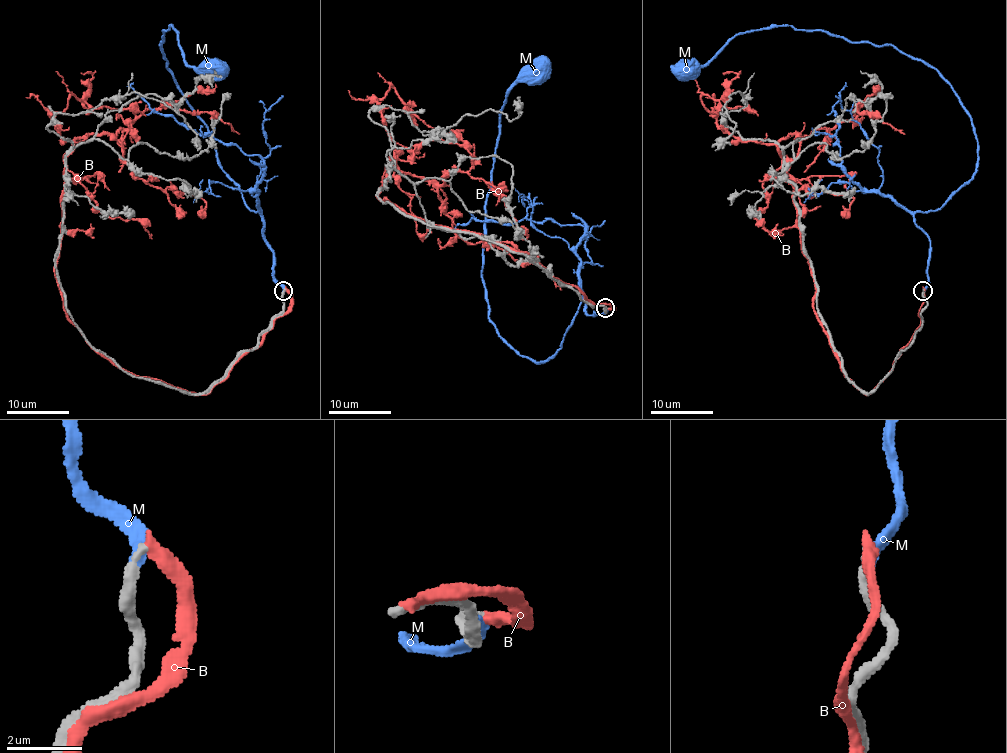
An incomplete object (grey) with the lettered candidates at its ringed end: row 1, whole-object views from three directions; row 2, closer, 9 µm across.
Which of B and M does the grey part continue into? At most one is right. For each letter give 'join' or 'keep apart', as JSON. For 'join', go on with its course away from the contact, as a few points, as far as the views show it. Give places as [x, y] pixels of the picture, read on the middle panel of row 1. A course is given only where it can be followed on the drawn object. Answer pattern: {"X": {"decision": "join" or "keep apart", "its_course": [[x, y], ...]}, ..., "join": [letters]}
{"B": {"decision": "keep apart"}, "M": {"decision": "join", "its_course": [[605, 308], [587, 314], [584, 299], [542, 363], [489, 319], [481, 277], [498, 124], [505, 95], [537, 72]]}, "join": ["M"]}

